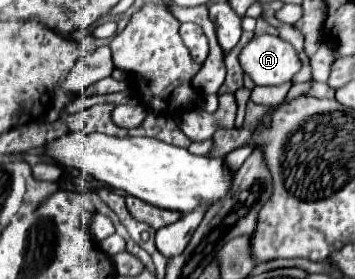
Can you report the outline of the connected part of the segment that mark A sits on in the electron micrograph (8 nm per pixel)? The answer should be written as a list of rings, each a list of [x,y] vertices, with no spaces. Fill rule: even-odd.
[[[279,35],[253,37],[241,51],[239,63],[255,85],[291,83],[301,69],[297,51]]]

